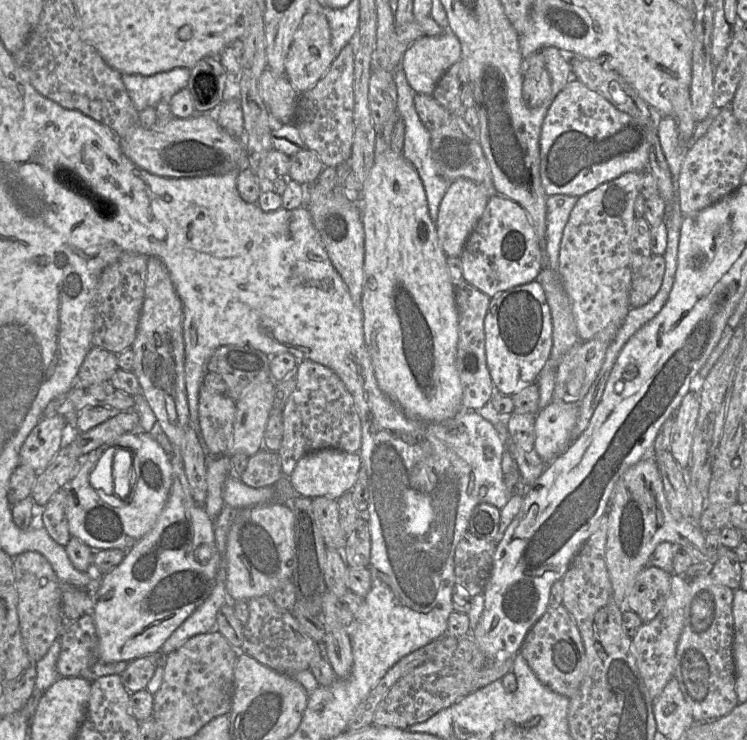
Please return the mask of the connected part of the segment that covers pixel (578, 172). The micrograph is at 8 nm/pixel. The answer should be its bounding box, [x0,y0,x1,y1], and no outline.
[540,78,648,197]

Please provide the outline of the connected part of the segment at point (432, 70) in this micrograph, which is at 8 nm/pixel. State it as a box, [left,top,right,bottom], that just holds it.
[400,31,461,96]

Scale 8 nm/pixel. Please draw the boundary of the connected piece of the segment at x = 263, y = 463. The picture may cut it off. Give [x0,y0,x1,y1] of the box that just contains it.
[240,449,283,488]

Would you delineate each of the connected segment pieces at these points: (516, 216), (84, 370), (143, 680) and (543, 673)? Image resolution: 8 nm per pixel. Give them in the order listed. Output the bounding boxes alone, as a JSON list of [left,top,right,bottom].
[[460,194,543,298],[75,347,119,387],[120,650,164,693],[519,604,587,698]]

